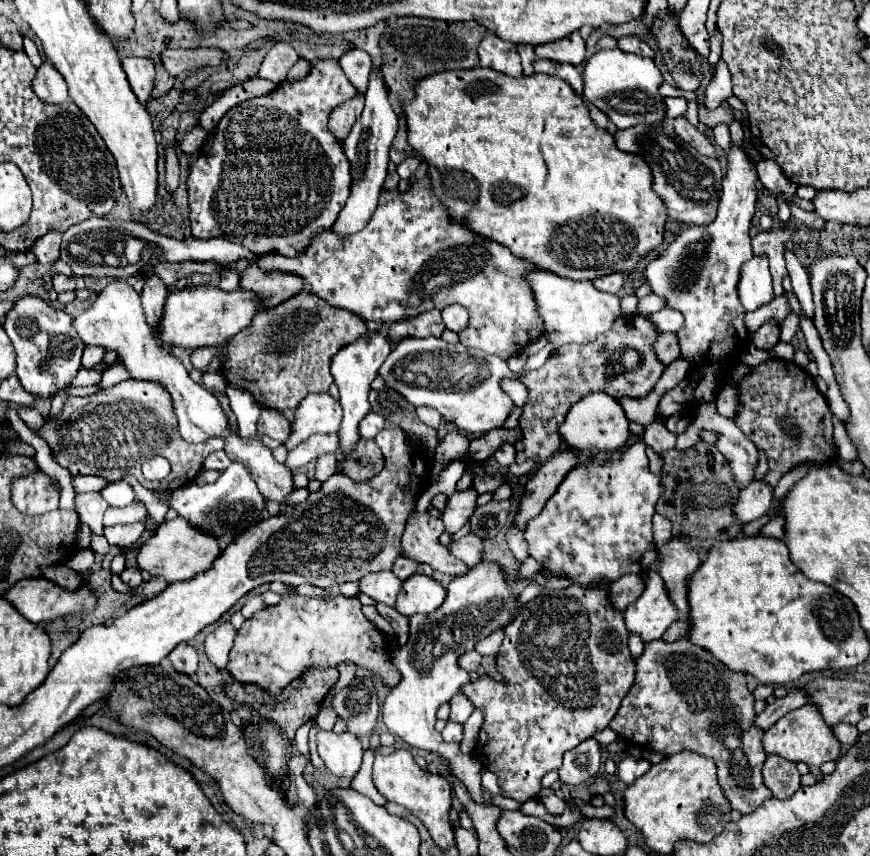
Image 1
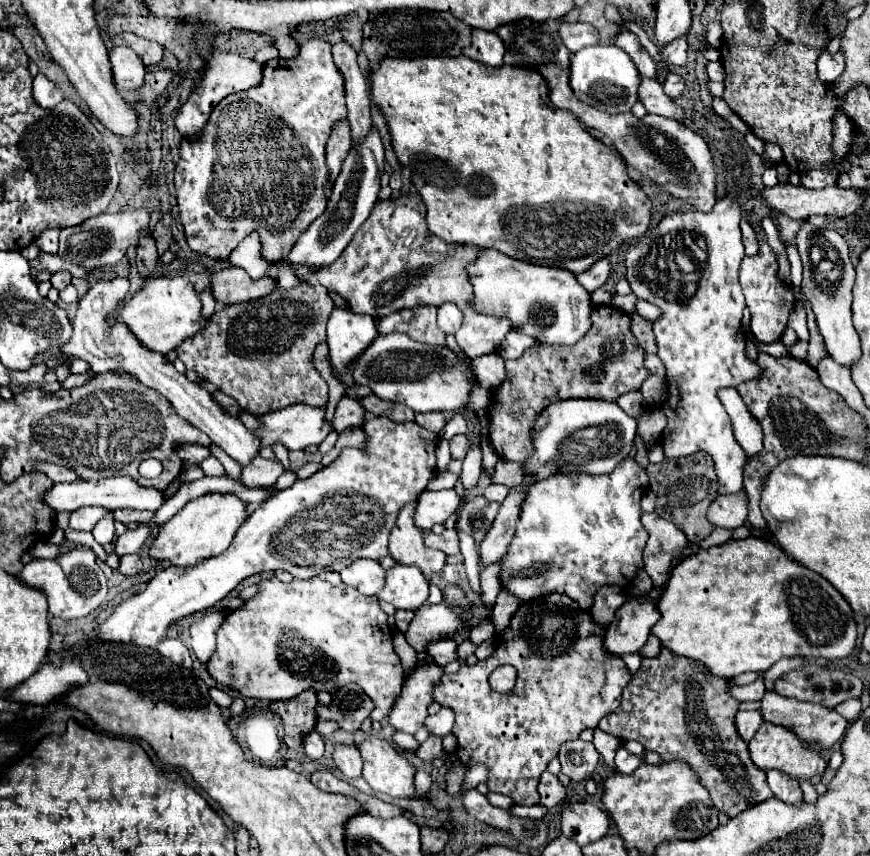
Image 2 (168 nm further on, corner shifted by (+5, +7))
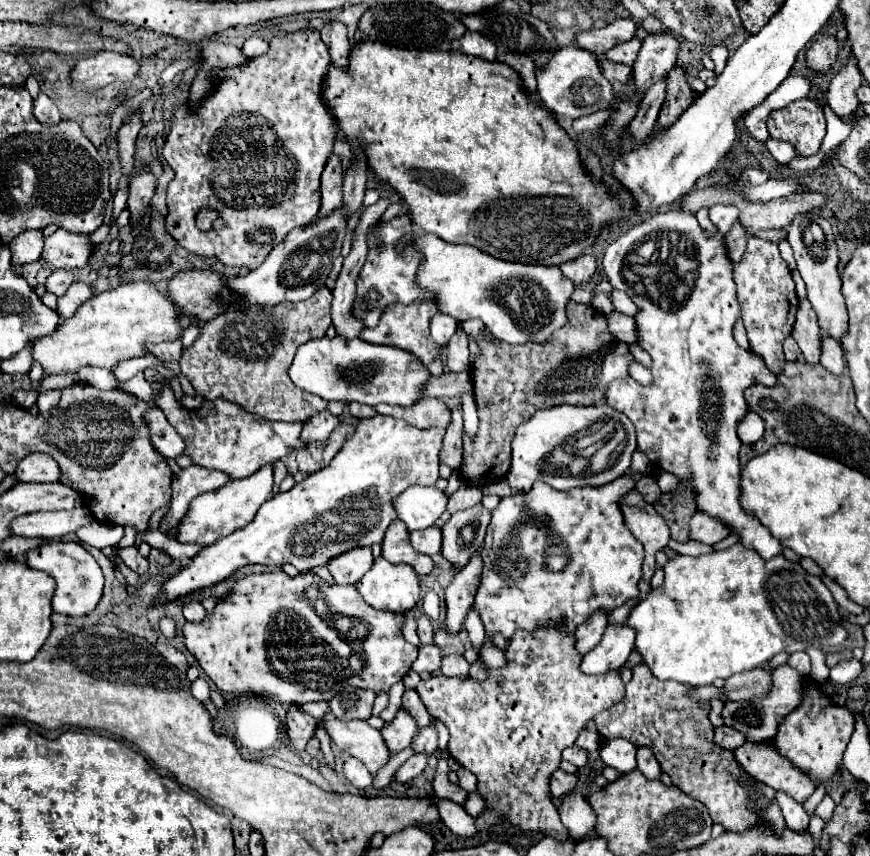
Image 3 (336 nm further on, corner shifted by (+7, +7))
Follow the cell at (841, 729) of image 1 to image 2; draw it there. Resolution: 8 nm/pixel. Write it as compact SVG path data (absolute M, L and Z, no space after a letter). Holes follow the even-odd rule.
M765 692L759 712L765 722L771 722L775 726L783 726L783 728L795 732L801 740L821 742L825 748L831 748L835 742L839 742L845 734L845 728L847 728L847 720L841 714L837 714L835 710L831 710L823 704L811 704L811 702L799 702L795 698L775 696L775 692Z

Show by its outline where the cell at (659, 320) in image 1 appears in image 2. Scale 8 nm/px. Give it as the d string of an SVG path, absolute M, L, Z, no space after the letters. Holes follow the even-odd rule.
M637 300L637 304L635 304L635 312L637 312L639 316L647 318L647 320L655 320L655 318L659 318L659 308L655 308L653 304L643 302L643 300Z

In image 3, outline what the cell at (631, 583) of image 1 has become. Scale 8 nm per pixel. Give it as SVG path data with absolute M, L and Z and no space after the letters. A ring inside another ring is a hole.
M595 612L595 616L589 616L591 620L585 620L585 624L577 626L577 650L581 654L587 654L591 648L595 648L609 624L609 612Z

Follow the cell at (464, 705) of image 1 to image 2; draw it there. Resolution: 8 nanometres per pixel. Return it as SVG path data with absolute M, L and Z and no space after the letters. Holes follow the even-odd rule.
M441 708L441 712L437 712L435 716L427 716L425 720L425 728L429 730L431 736L443 738L451 732L451 724L455 720L455 714L449 708Z

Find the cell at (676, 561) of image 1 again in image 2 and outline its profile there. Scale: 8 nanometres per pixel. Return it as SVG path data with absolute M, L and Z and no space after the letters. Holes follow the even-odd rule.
M649 512L641 516L641 524L649 534L645 552L643 552L643 564L645 572L651 576L655 586L663 586L669 578L669 564L675 554L683 550L687 544L687 536L675 524L663 520L659 514Z

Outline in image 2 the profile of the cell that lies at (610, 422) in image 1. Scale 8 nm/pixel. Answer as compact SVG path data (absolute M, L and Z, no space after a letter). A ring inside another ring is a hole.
M563 400L545 408L531 426L533 454L523 460L523 474L531 482L551 474L609 474L633 448L637 422L615 402L605 400Z

